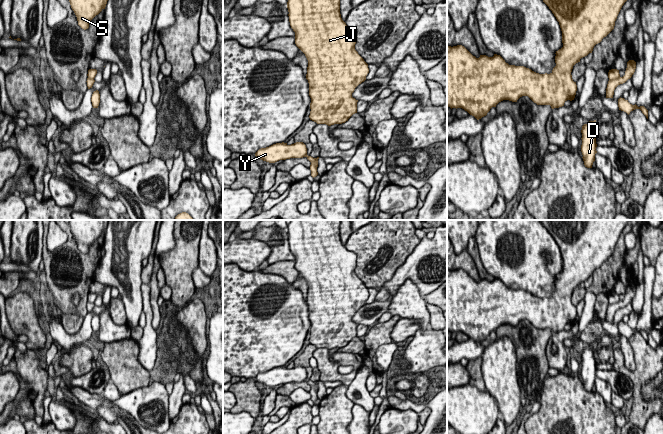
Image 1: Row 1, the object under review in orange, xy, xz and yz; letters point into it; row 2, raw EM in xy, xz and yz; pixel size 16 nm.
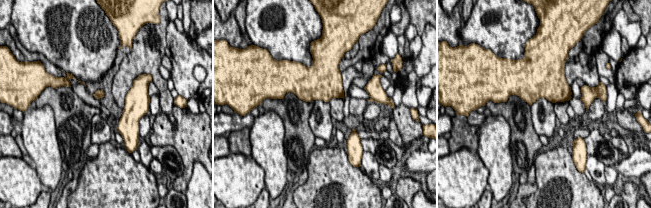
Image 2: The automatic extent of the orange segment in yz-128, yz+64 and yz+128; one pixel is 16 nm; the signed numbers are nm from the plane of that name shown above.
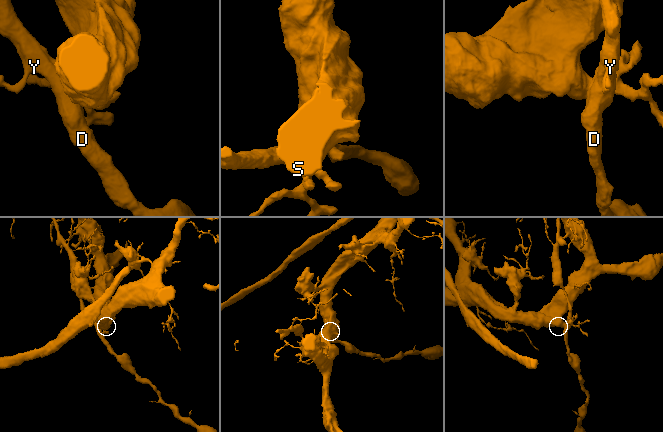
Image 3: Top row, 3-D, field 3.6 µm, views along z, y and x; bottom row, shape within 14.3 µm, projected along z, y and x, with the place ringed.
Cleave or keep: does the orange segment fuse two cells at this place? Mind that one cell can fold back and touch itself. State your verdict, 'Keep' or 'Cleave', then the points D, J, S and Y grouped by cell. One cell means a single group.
Cleave. Groups: D Y / J S

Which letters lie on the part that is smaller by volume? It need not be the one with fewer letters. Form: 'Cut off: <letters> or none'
Cut off: D, Y

